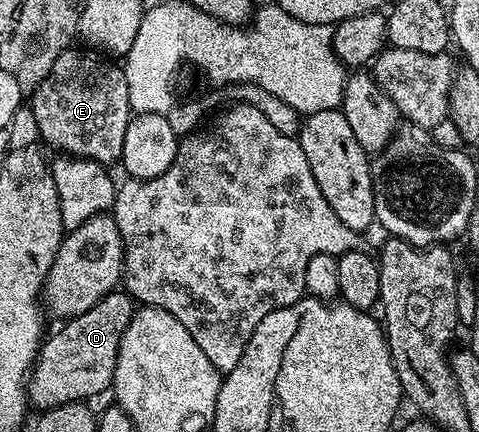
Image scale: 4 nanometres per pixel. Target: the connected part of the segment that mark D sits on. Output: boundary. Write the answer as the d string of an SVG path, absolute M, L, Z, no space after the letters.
M114 291L107 294L91 311L70 317L58 333L50 332L44 338L41 352L33 363L27 378L27 401L37 411L54 409L72 401L88 402L88 397L108 394L113 387L115 363L119 355L119 343L127 323L131 323L135 302L128 293Z

